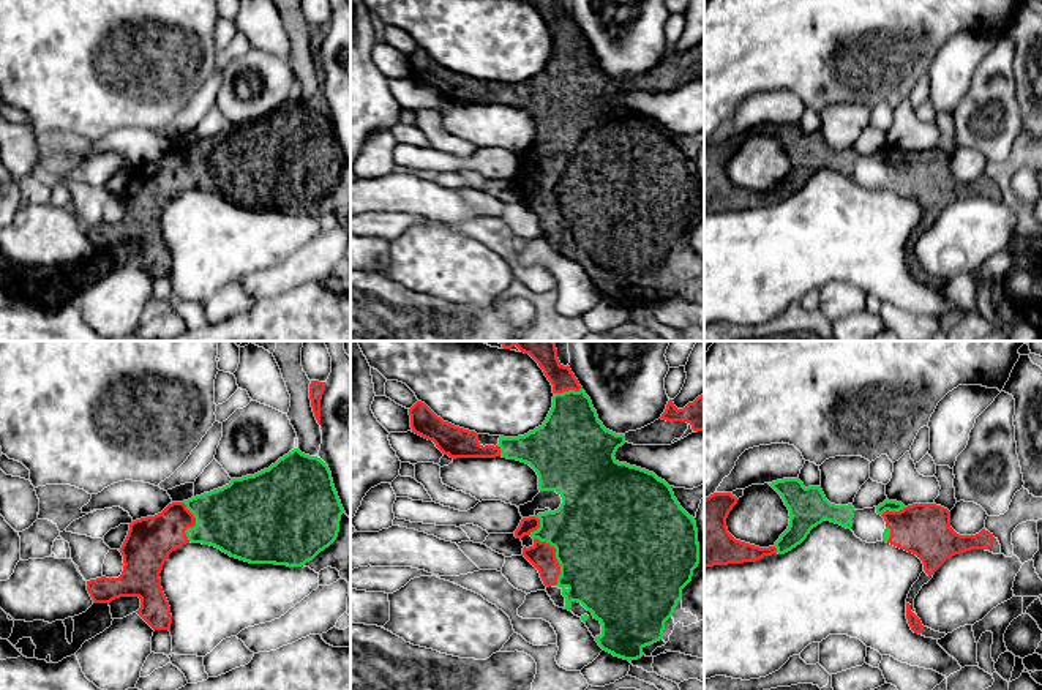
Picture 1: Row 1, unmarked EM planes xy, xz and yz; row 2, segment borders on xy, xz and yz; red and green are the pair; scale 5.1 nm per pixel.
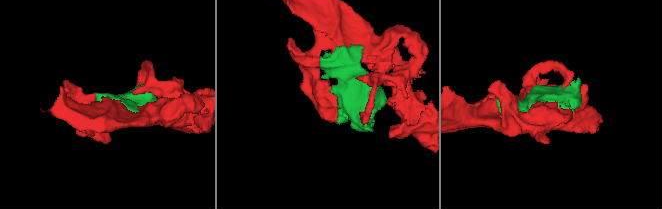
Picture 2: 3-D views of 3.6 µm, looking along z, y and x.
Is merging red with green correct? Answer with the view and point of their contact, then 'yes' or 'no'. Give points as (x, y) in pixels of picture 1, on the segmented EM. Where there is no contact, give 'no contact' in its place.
meets red in xz at (554, 556); yes

